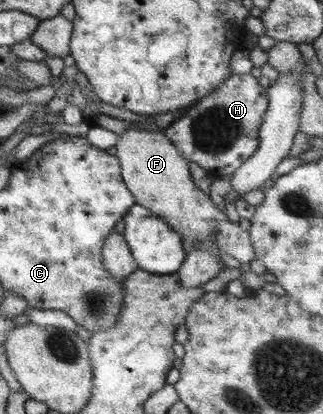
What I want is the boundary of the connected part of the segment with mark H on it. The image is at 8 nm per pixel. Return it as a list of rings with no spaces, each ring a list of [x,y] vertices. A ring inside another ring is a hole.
[[[233,74],[213,93],[195,101],[163,129],[180,154],[219,177],[231,175],[259,145],[259,128],[268,108],[266,89],[252,74]]]

